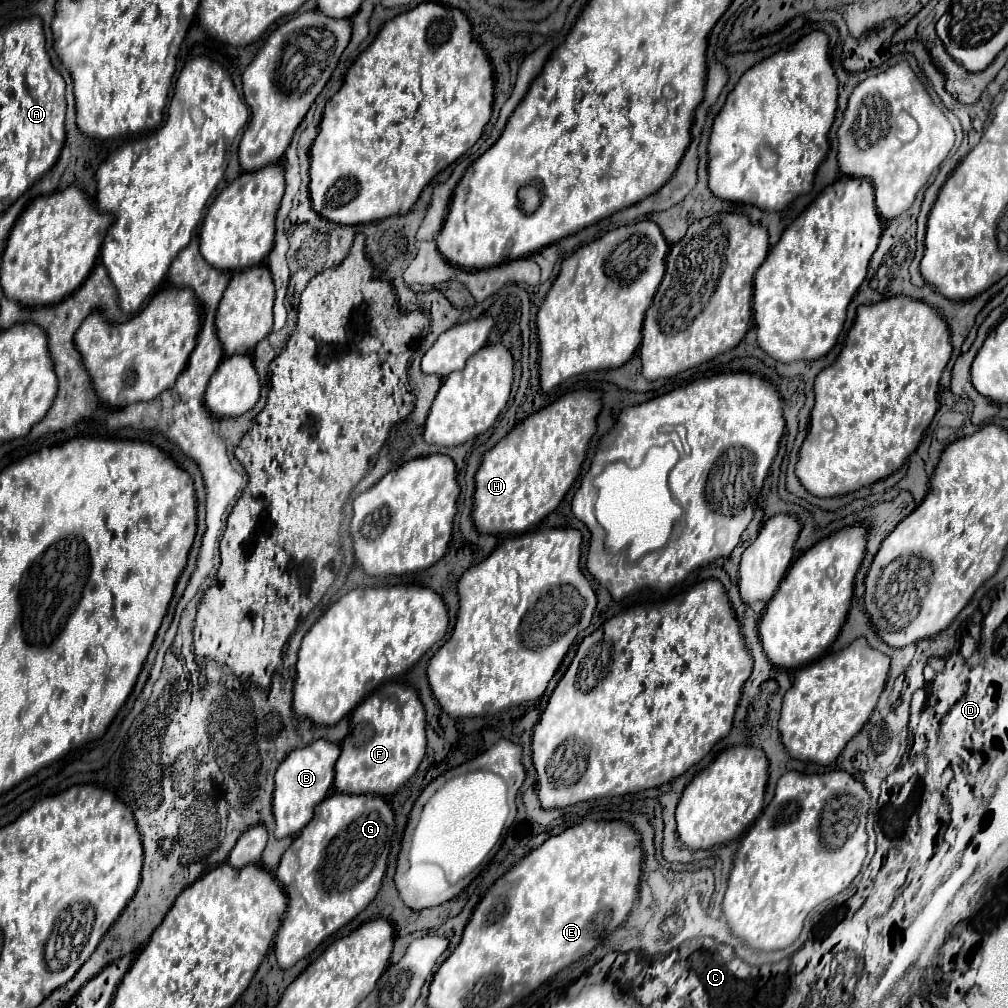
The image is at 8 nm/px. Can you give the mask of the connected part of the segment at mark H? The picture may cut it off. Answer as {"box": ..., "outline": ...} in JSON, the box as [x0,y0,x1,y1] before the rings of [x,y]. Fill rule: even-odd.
{"box":[473,391,601,534],"outline":[[[573,391],[551,403],[549,407],[533,413],[519,425],[515,425],[493,449],[483,453],[479,471],[475,473],[473,495],[473,521],[482,534],[521,534],[533,525],[541,523],[561,503],[569,487],[579,475],[585,461],[587,445],[595,433],[595,419],[601,411],[601,399],[597,391]]]}

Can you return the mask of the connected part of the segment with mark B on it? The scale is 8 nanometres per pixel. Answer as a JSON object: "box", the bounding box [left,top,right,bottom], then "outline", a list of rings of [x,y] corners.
{"box":[273,739,339,837],"outline":[[[317,739],[303,749],[295,749],[289,757],[283,759],[275,773],[275,793],[273,793],[273,817],[275,817],[275,837],[295,837],[313,817],[315,805],[319,805],[331,785],[333,785],[333,765],[339,759],[339,745],[325,739]]]}

